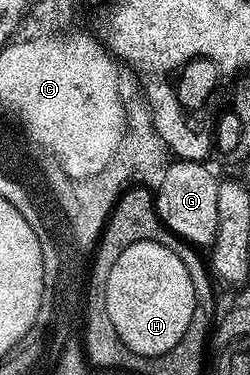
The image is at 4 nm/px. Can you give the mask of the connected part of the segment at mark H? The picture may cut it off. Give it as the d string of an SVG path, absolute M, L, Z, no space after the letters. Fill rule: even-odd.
M137 241L132 243L112 263L112 271L108 271L109 288L106 290L107 319L116 327L116 335L131 351L139 352L143 357L162 357L172 347L179 345L192 323L192 315L196 311L196 291L192 283L192 275L188 275L188 267L184 267L184 259L176 255L161 241Z

